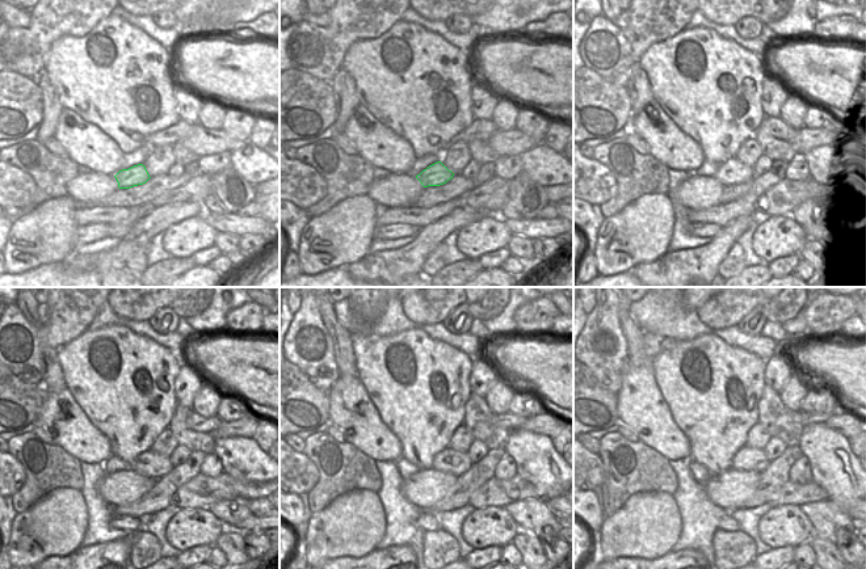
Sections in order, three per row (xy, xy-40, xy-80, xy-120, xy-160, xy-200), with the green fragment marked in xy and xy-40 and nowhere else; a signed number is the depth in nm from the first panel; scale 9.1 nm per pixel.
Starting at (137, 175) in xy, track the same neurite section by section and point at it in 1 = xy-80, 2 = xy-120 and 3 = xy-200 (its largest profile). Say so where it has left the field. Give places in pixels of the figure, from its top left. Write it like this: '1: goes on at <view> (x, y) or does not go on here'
1: goes on at xy-80 (732, 172)
2: goes on at xy-120 (150, 464)
3: goes on at xy-200 (748, 459)

